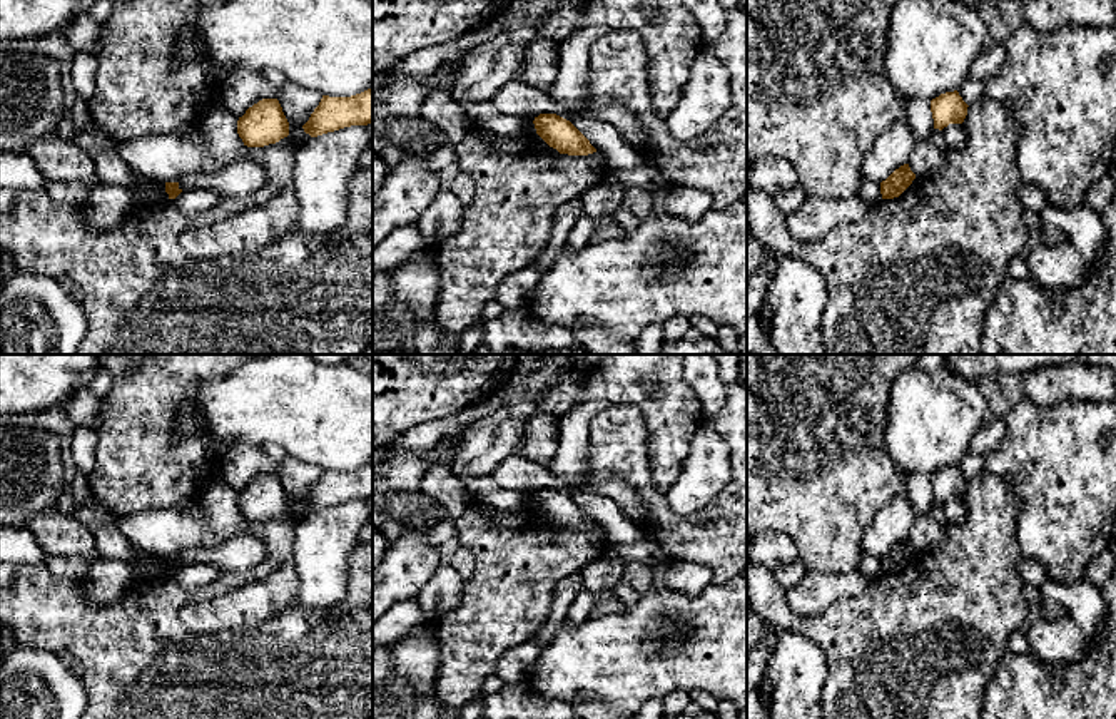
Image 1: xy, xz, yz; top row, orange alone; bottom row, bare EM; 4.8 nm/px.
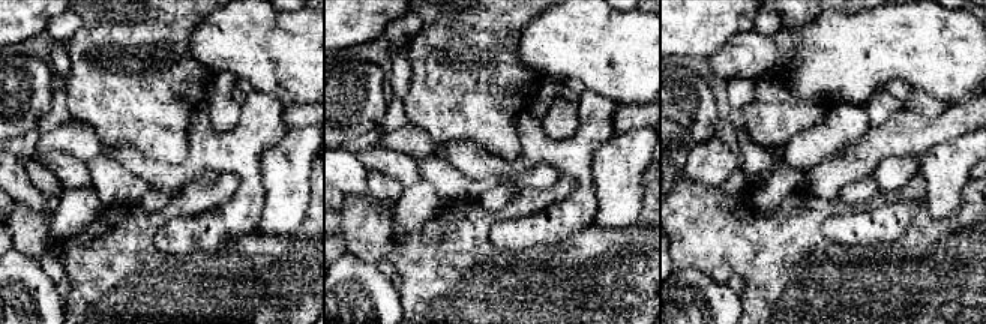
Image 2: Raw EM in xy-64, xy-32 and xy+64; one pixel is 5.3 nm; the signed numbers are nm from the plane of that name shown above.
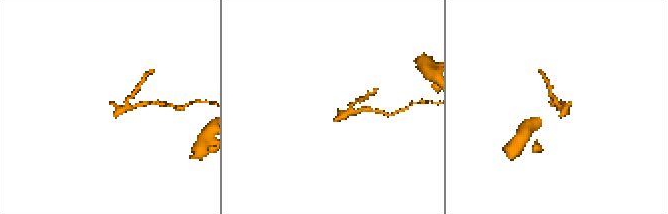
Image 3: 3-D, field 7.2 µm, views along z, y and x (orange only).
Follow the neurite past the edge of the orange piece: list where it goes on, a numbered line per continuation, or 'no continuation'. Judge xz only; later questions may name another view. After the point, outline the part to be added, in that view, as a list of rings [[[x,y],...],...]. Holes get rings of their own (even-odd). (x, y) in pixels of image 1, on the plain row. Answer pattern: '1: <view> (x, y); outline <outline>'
no continuation

